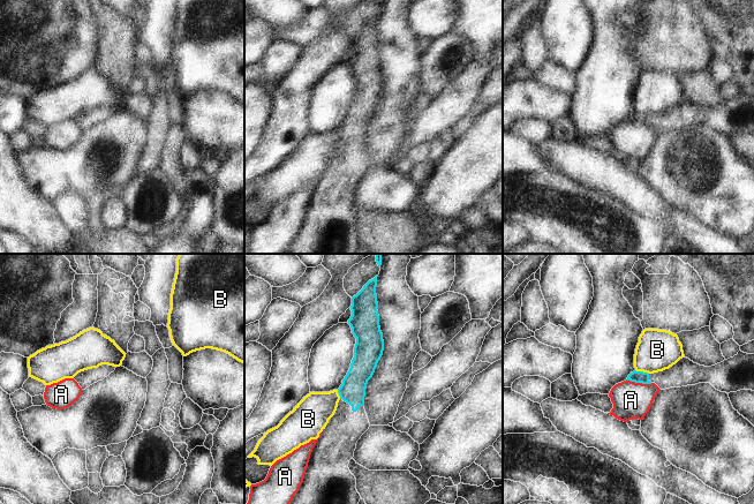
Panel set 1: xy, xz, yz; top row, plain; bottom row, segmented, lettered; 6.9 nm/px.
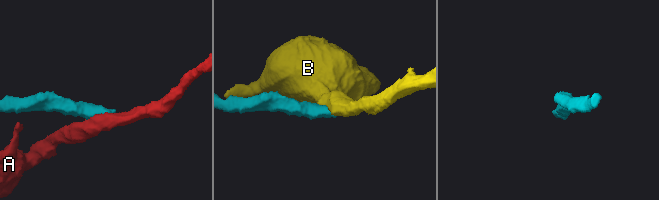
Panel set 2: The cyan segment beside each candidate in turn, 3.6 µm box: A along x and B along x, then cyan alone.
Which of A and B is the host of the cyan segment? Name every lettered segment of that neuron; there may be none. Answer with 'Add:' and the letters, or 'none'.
Add: none

